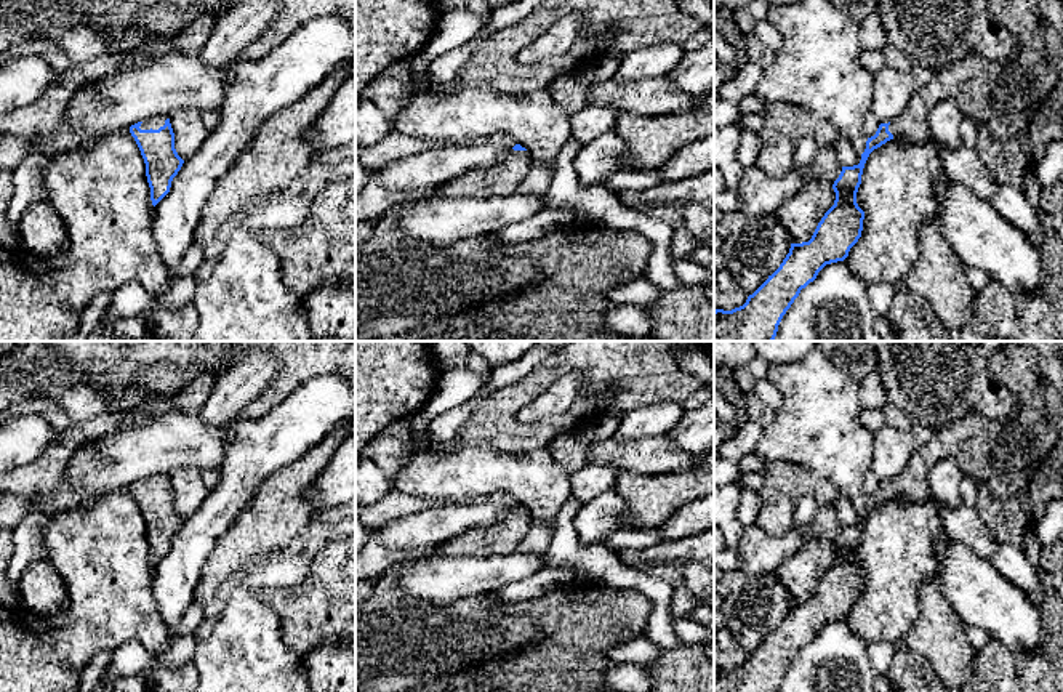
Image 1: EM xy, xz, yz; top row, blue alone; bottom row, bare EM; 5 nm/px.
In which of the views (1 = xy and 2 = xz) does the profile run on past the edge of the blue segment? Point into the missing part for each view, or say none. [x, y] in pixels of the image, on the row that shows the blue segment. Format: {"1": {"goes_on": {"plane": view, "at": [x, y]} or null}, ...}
{"1": {"goes_on": {"plane": "xy", "at": [156, 122]}}, "2": {"goes_on": {"plane": "xz", "at": [503, 178]}}}

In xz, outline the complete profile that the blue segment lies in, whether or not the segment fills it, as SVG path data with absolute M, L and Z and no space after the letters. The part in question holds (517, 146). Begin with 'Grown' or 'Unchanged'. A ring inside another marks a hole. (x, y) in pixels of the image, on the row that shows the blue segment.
Grown. M520 144L488 170L453 179L437 191L448 197L493 197L515 194L530 170L530 154Z

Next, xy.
Grown. M170 115L138 122L130 127L130 133L144 159L150 200L155 207L170 192L171 181L184 163L174 149Z

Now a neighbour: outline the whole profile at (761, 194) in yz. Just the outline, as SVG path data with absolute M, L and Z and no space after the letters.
M820 146L813 162L805 170L792 170L781 178L767 176L757 167L744 168L738 211L749 216L775 215L807 179L834 184L840 171L842 167L832 146Z

